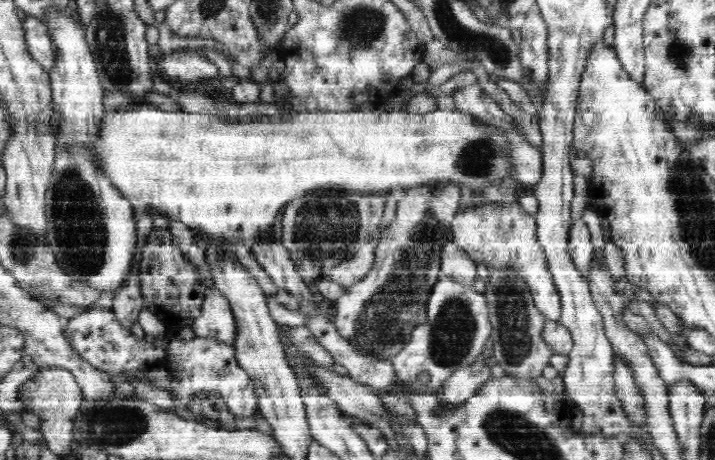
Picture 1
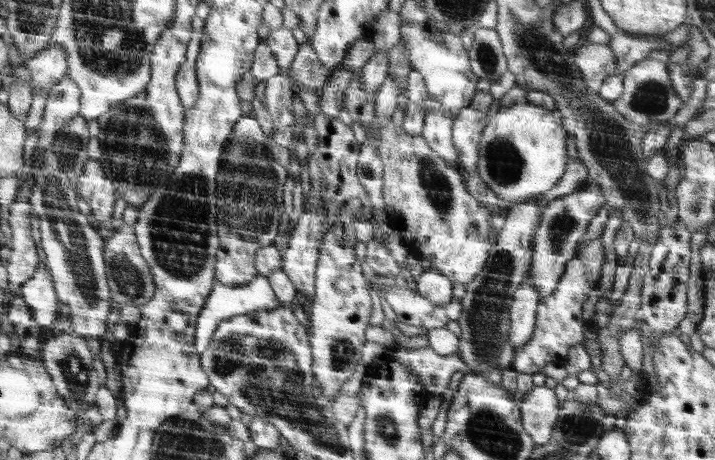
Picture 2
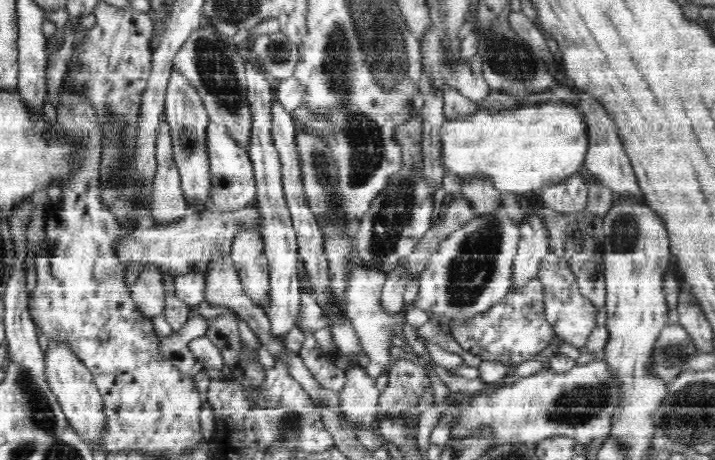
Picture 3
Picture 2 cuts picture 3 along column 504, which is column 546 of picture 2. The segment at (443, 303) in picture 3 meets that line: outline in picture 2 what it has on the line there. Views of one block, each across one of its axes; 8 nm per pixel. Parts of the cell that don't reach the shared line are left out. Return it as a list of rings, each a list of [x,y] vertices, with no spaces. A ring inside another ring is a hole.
[[[594,181],[588,182],[588,186],[578,188],[572,194],[556,198],[545,206],[540,225],[535,232],[531,267],[525,278],[536,288],[540,301],[556,290],[566,263],[577,255],[577,247],[586,234],[590,221],[604,206],[605,196]]]

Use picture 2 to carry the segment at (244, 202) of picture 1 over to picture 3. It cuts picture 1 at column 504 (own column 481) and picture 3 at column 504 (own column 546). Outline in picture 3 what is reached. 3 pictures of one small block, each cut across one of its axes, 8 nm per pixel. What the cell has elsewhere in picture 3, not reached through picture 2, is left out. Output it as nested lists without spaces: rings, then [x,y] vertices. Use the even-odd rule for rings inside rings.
[[[558,101],[555,103],[544,102],[542,104],[528,105],[524,104],[520,107],[512,109],[494,109],[494,114],[490,114],[490,109],[480,110],[478,114],[474,116],[470,115],[470,118],[464,118],[464,120],[454,120],[454,122],[448,122],[444,128],[440,126],[441,134],[441,164],[445,165],[445,172],[454,172],[462,178],[463,184],[468,180],[484,179],[489,180],[489,183],[493,184],[493,187],[500,192],[518,192],[518,194],[529,193],[530,190],[540,190],[545,187],[558,184],[563,179],[570,176],[577,175],[579,169],[585,165],[585,159],[588,153],[590,145],[588,129],[586,129],[586,123],[584,122],[583,114],[574,105],[563,103]]]

